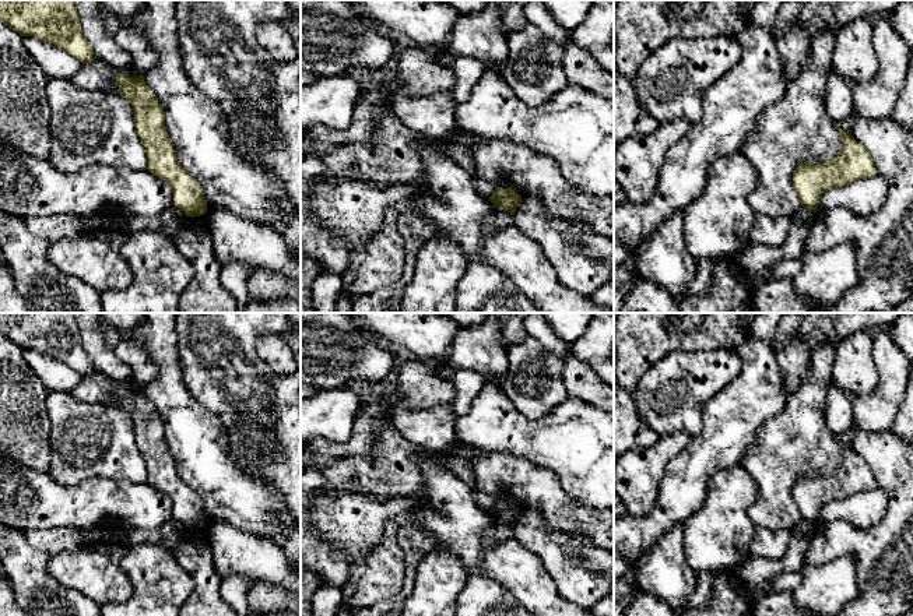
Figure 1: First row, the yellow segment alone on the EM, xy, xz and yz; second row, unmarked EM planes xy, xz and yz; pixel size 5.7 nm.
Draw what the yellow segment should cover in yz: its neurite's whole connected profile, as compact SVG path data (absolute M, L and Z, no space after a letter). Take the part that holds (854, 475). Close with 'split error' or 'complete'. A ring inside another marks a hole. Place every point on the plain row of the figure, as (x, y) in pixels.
M839 436L835 439L843 455L840 467L817 478L801 475L793 486L793 499L801 518L812 525L818 524L819 511L825 504L878 486L868 462L846 447Z | complete

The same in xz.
M496 500L496 503L489 510L489 514L495 521L509 524L515 528L516 521L522 515L522 508L515 503Z | complete

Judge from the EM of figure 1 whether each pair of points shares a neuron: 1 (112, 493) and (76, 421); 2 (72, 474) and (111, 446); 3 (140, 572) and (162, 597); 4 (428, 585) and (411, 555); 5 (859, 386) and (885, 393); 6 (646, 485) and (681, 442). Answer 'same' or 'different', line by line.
1: different
2: same
3: same
4: different
5: different
6: same

